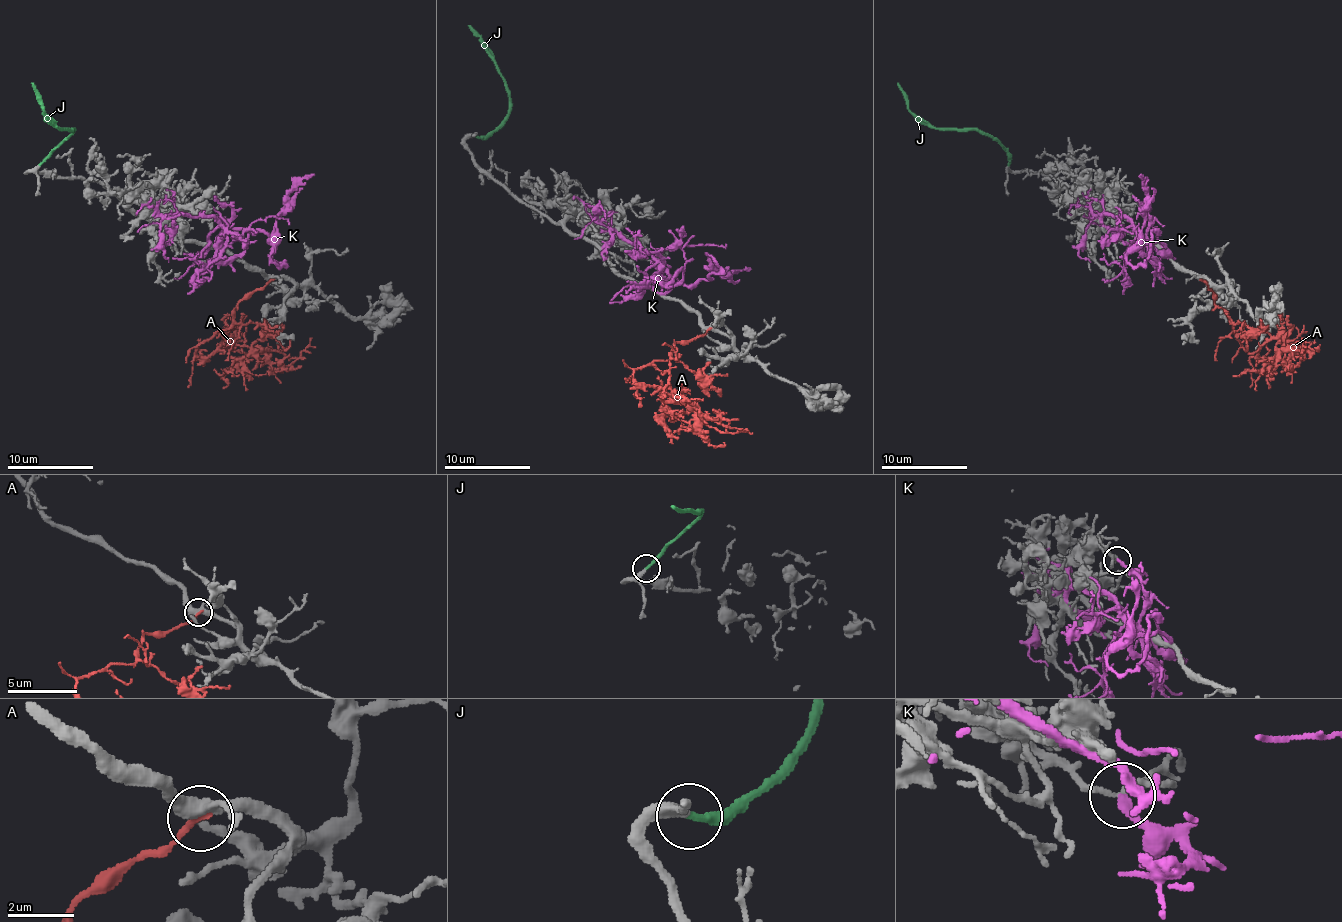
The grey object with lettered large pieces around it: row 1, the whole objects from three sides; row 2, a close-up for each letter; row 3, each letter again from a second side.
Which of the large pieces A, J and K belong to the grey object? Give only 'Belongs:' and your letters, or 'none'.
Belongs: J

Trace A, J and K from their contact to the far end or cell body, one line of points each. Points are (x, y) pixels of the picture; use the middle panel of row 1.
A: (709, 328), (634, 377), (666, 407), (696, 412), (726, 433), (749, 431)
J: (477, 137), (486, 137), (499, 125), (509, 103), (509, 90), (490, 50), (469, 26)
K: (651, 260), (668, 275), (670, 283), (694, 285), (719, 270), (706, 255), (713, 272), (732, 275), (751, 268)

